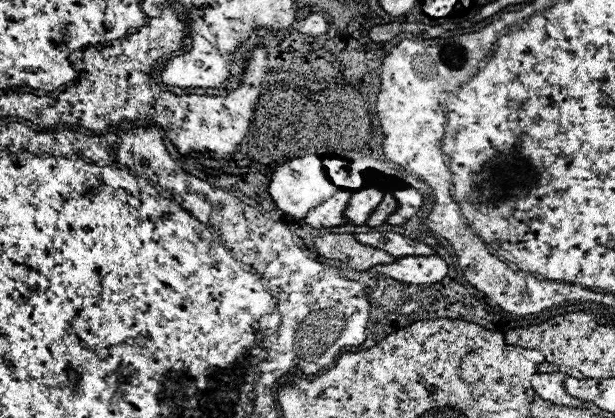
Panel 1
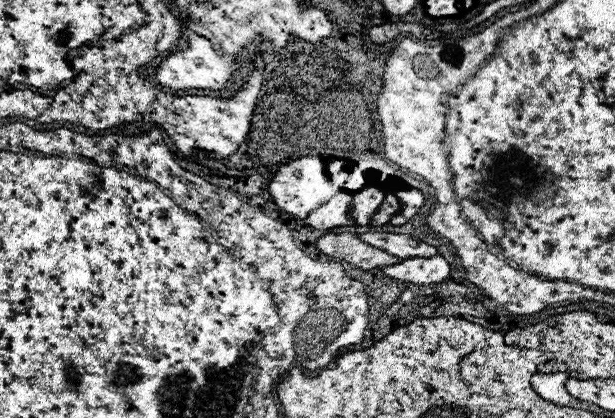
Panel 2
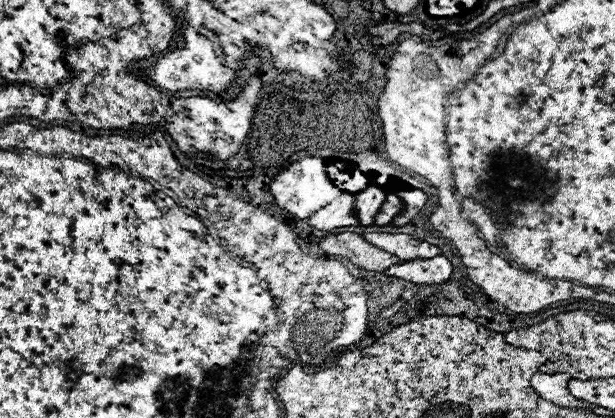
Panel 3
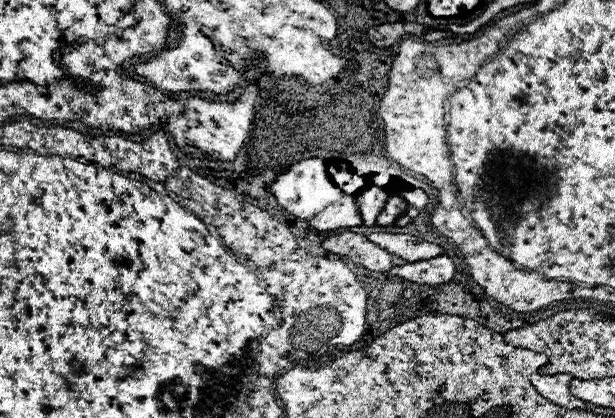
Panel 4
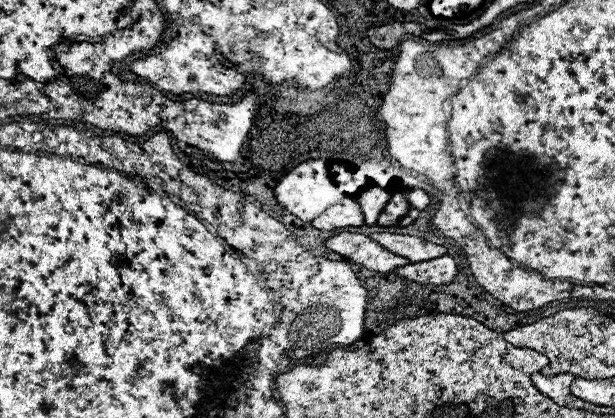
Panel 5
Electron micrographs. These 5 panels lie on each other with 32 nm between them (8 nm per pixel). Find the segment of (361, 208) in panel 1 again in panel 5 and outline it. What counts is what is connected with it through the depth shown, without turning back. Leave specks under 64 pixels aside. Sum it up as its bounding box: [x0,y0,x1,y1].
[356,186,390,226]

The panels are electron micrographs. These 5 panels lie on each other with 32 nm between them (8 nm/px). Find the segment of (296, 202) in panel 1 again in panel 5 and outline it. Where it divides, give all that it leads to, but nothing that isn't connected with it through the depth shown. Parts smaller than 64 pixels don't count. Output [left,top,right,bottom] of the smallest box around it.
[274,158,344,222]

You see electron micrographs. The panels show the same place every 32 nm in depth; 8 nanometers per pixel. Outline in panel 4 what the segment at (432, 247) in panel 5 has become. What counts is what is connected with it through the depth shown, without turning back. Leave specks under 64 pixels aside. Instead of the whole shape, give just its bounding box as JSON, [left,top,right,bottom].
[368,234,442,260]

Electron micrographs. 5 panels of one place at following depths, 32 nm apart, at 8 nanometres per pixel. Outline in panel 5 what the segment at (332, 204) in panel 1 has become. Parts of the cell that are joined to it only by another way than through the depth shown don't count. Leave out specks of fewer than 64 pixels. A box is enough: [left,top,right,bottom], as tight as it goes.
[310,196,364,230]

